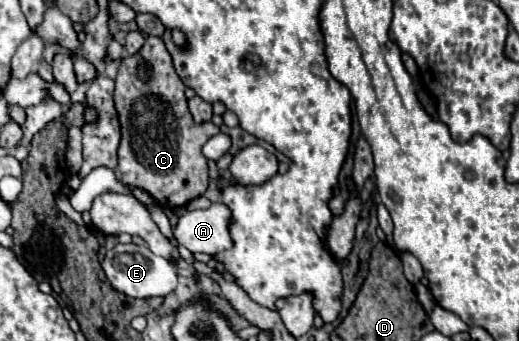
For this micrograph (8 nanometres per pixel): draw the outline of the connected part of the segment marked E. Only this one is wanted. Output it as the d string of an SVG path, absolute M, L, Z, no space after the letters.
M118 243L114 249L110 249L106 253L102 269L104 269L106 277L110 279L112 287L128 297L138 297L138 299L164 297L176 289L176 269L164 257L154 255L144 245L140 247L134 243L128 243L128 245Z

